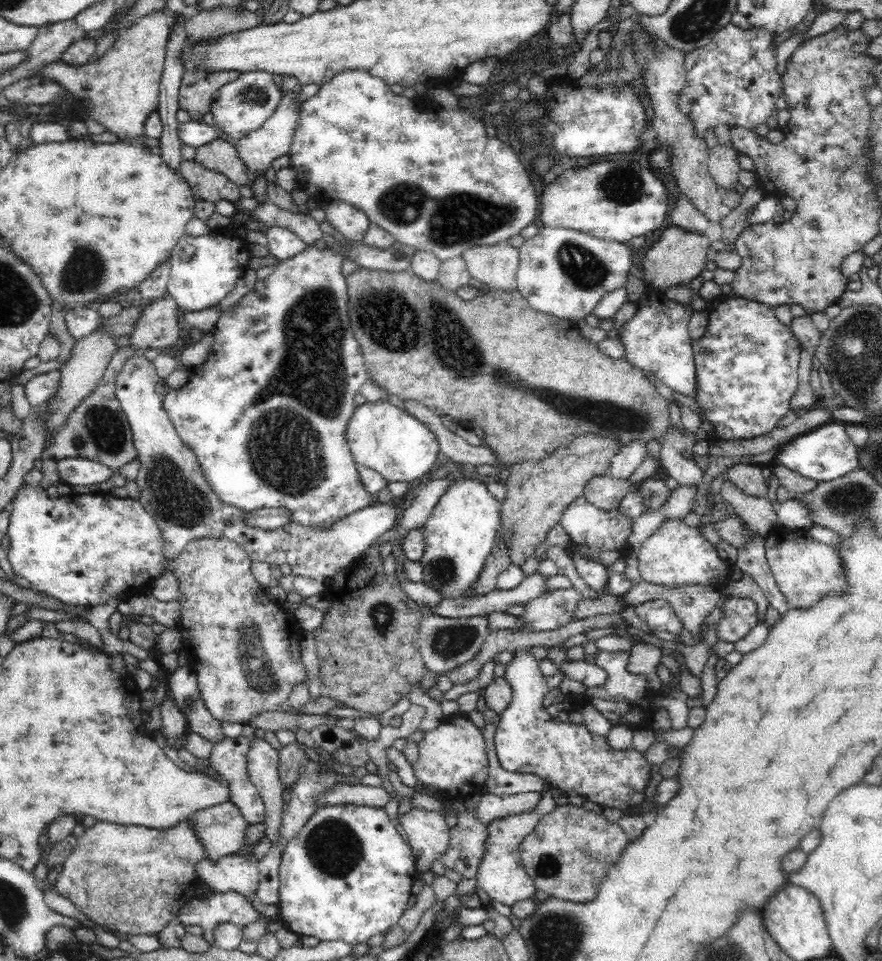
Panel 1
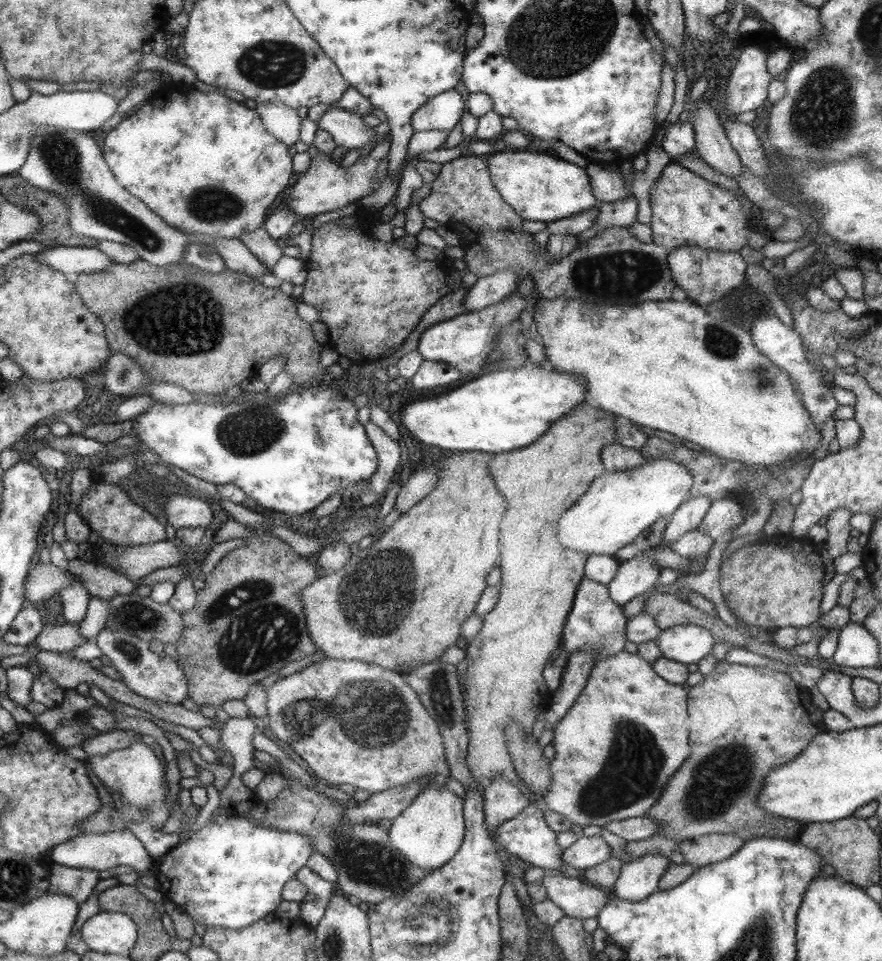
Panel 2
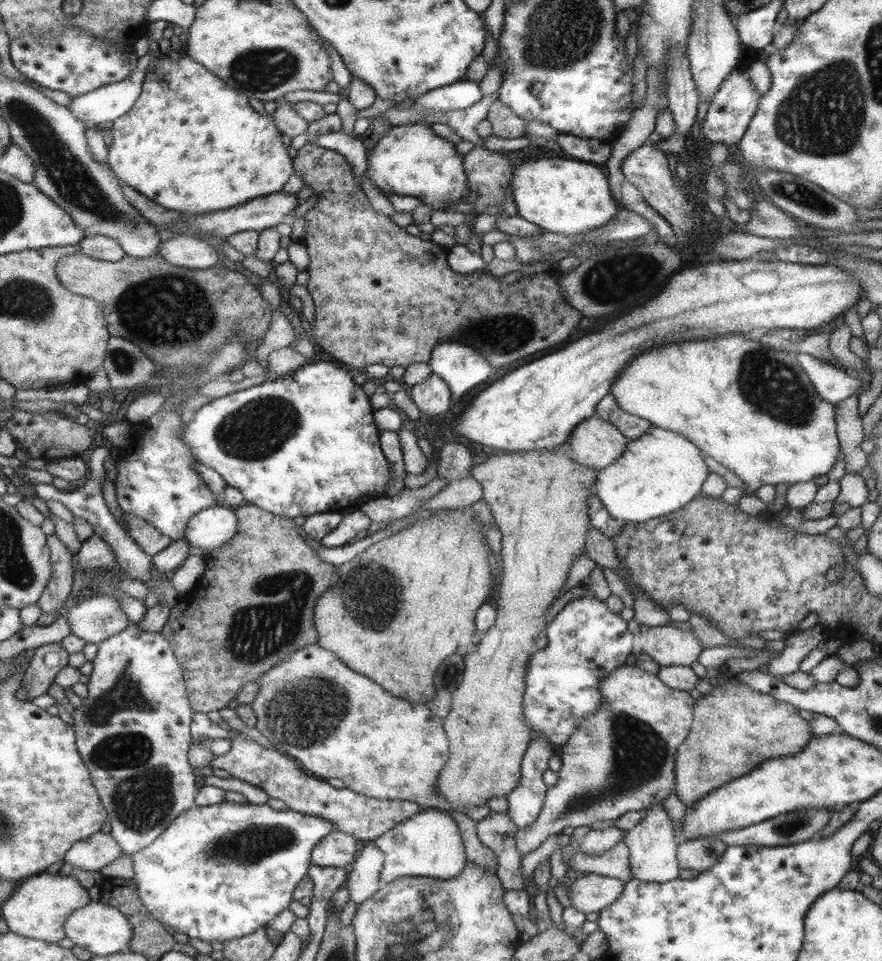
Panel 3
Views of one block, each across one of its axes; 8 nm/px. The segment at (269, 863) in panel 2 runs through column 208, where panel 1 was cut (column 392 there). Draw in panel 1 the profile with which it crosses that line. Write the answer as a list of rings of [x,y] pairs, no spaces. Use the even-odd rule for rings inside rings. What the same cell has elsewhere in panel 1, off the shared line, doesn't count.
[[[326,806],[286,844],[280,864],[280,918],[296,936],[364,944],[398,924],[408,910],[416,878],[412,846],[398,834],[384,808]]]

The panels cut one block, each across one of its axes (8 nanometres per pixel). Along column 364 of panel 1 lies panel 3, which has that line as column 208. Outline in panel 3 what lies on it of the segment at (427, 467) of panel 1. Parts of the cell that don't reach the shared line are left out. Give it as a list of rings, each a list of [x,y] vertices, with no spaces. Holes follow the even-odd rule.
[[[307,362],[303,368],[295,370],[293,374],[289,374],[285,378],[269,378],[263,384],[257,384],[257,386],[227,394],[223,398],[215,398],[215,400],[203,404],[191,416],[191,420],[187,420],[187,424],[183,422],[183,434],[181,436],[183,436],[183,442],[189,446],[193,458],[199,464],[205,464],[211,470],[215,470],[225,480],[227,486],[237,488],[243,494],[243,498],[247,500],[249,506],[257,506],[257,508],[261,508],[265,512],[271,512],[275,516],[285,516],[285,518],[291,518],[291,520],[295,516],[309,518],[311,514],[321,514],[321,512],[341,514],[341,510],[345,510],[349,506],[361,506],[361,504],[365,504],[365,502],[369,502],[373,498],[381,498],[385,494],[385,490],[387,490],[389,480],[391,480],[391,466],[389,466],[389,462],[385,460],[385,456],[381,452],[379,430],[371,422],[371,408],[369,408],[367,396],[361,392],[361,386],[353,384],[351,376],[345,370],[333,366],[333,362],[317,362],[317,364]]]

